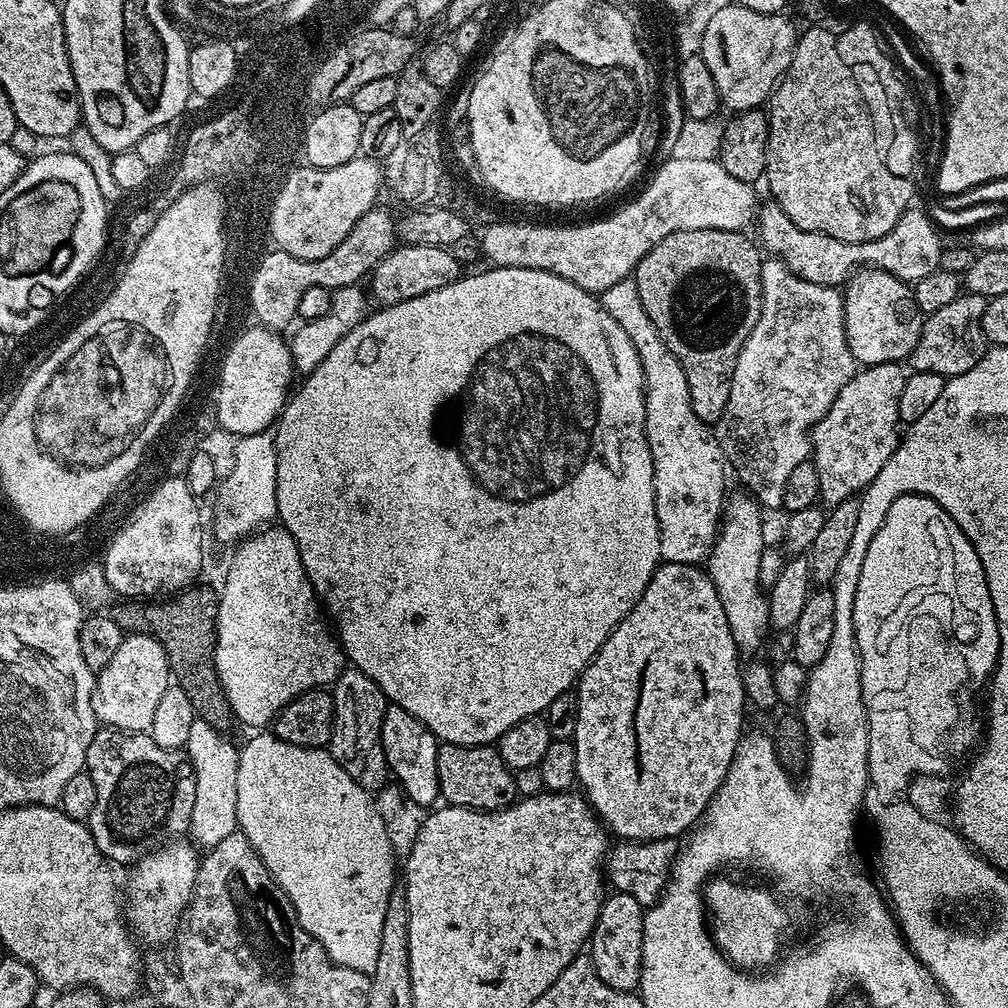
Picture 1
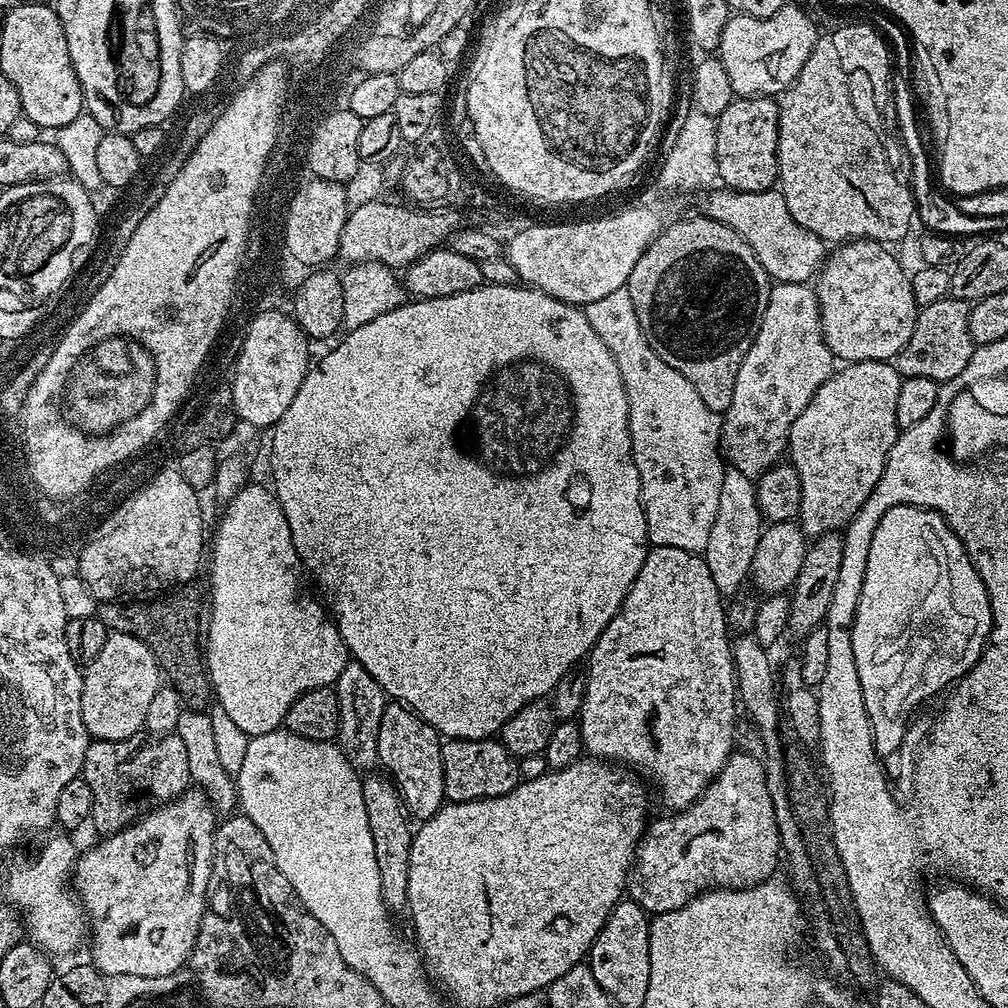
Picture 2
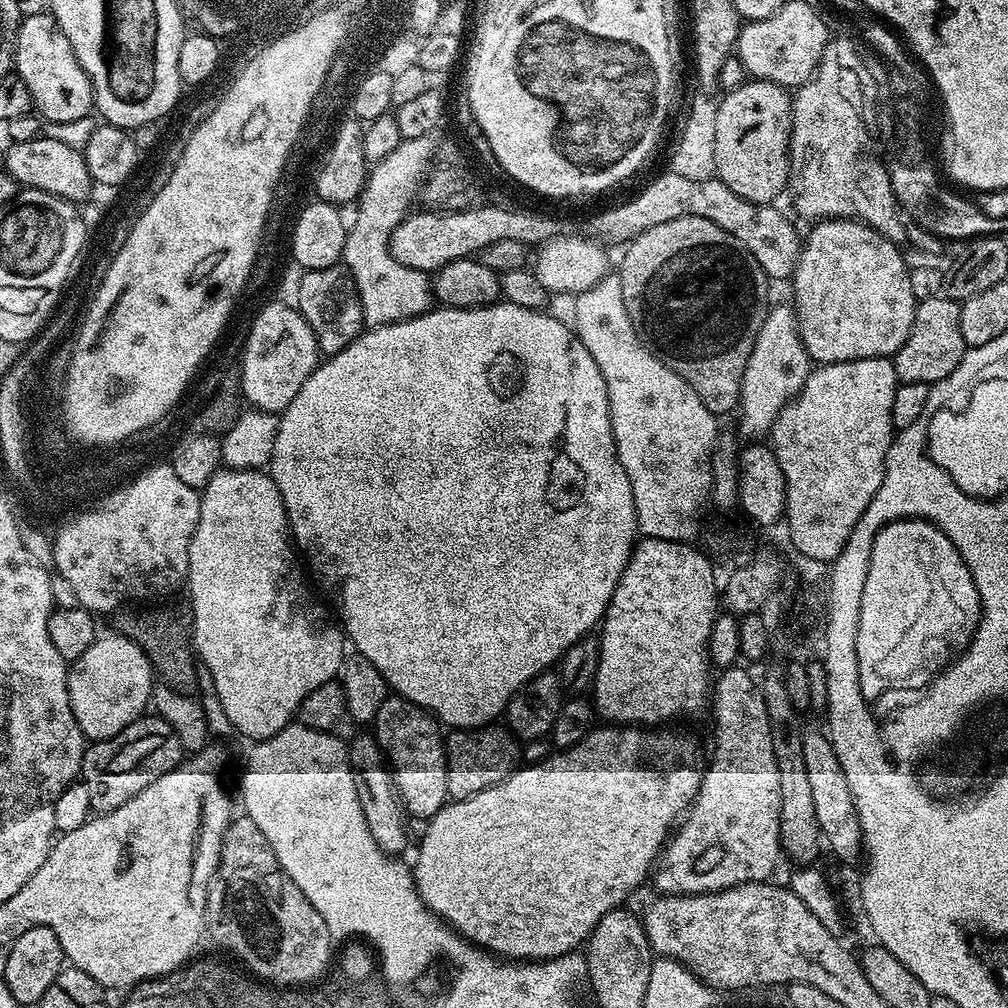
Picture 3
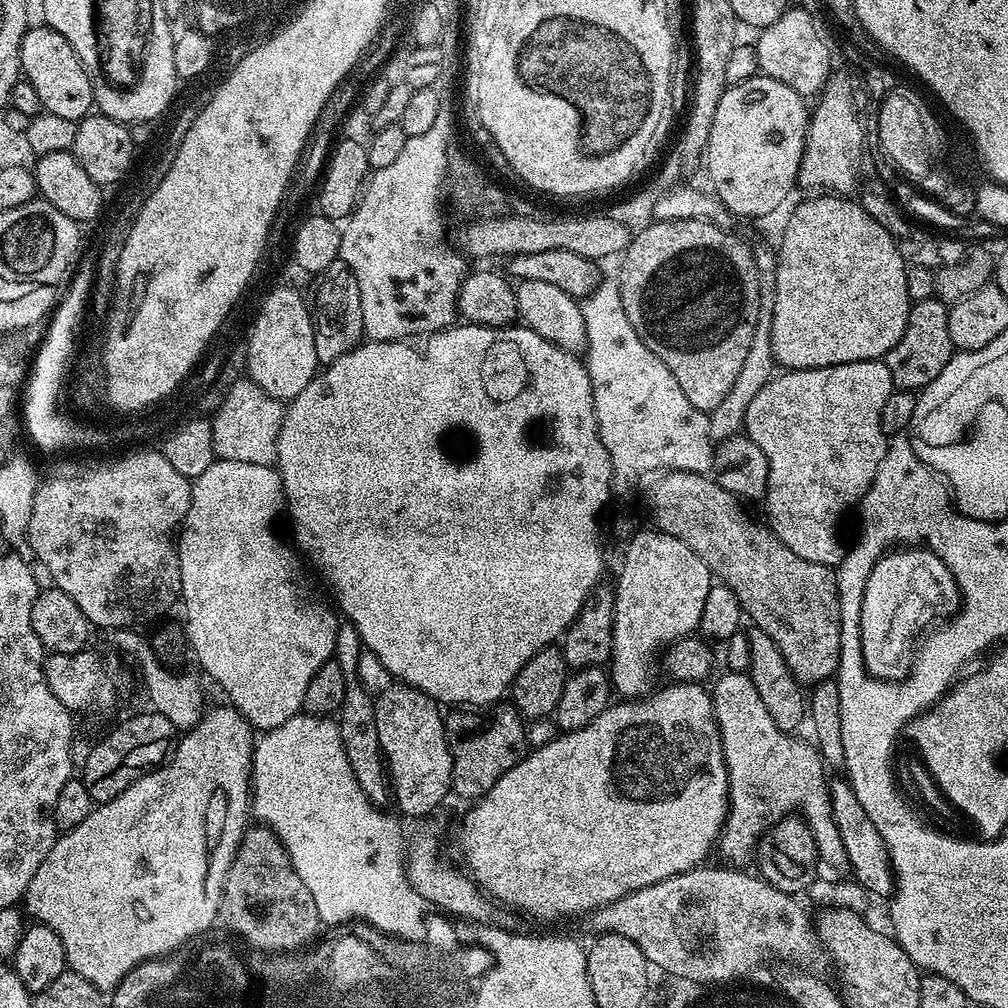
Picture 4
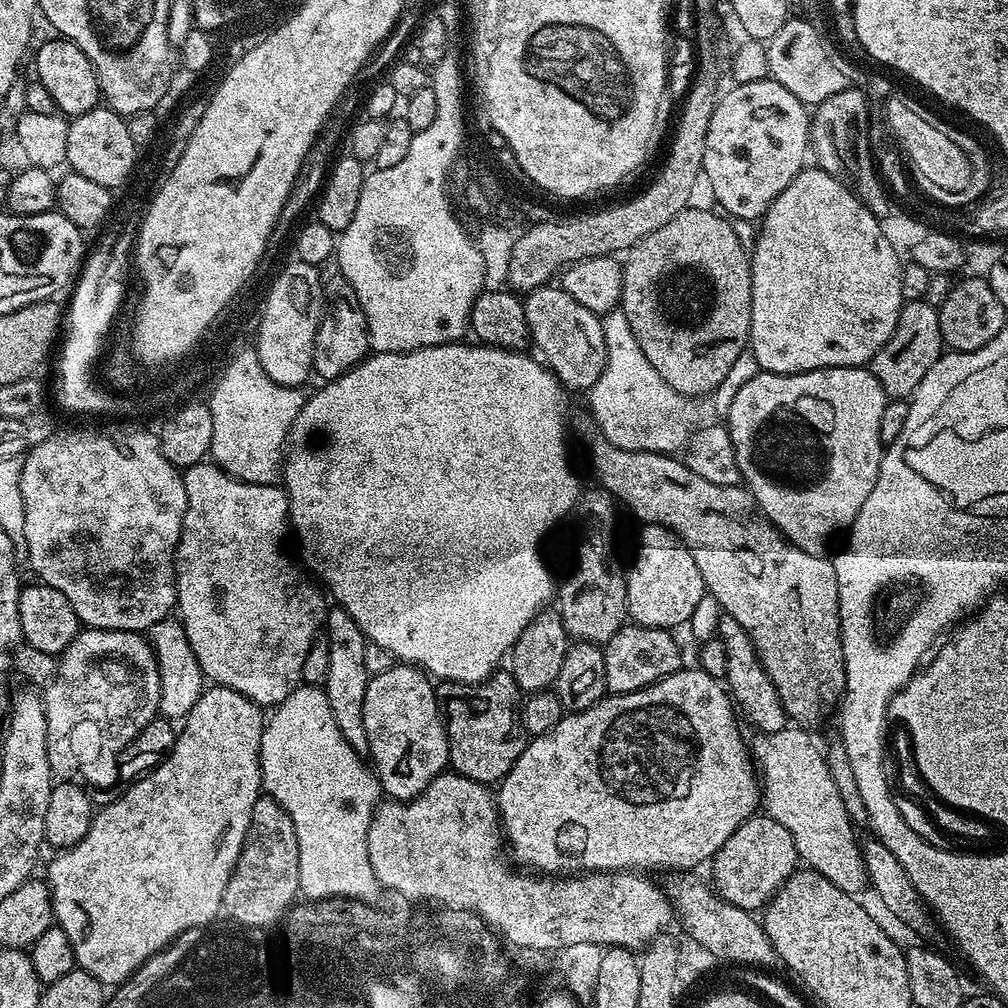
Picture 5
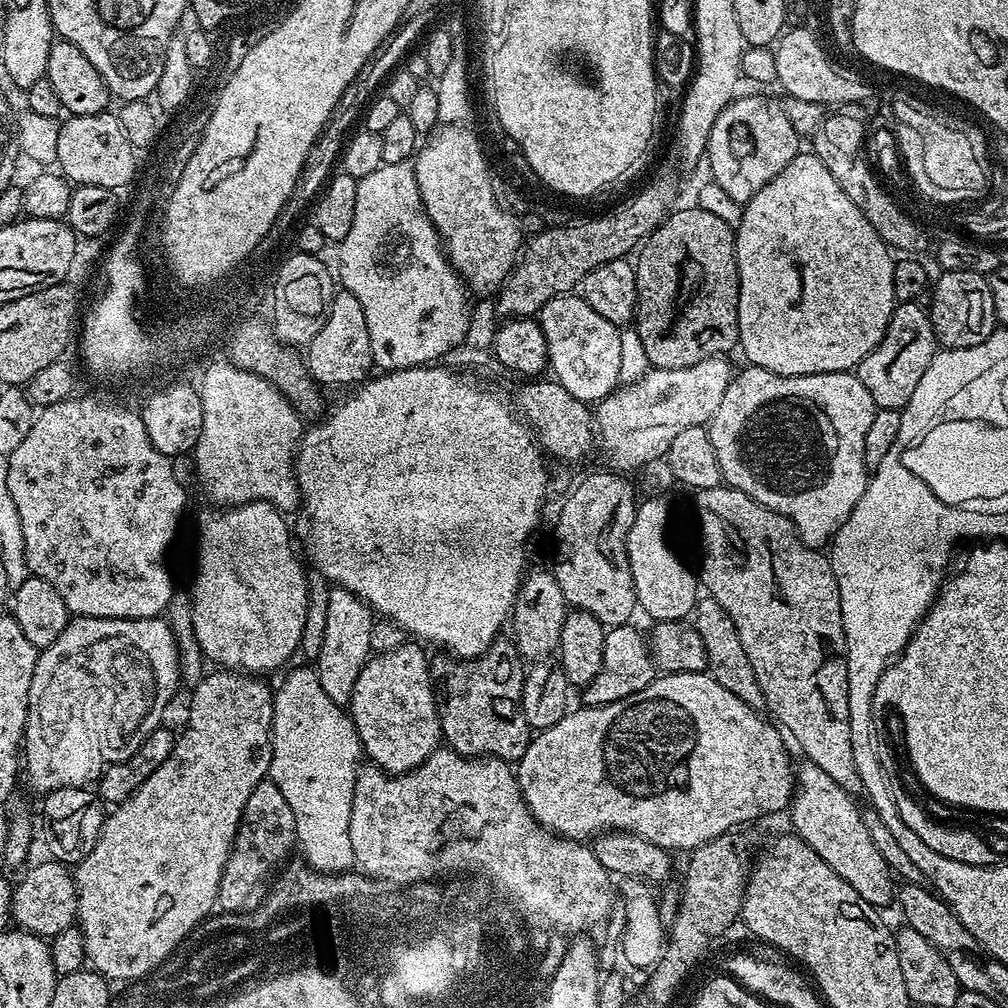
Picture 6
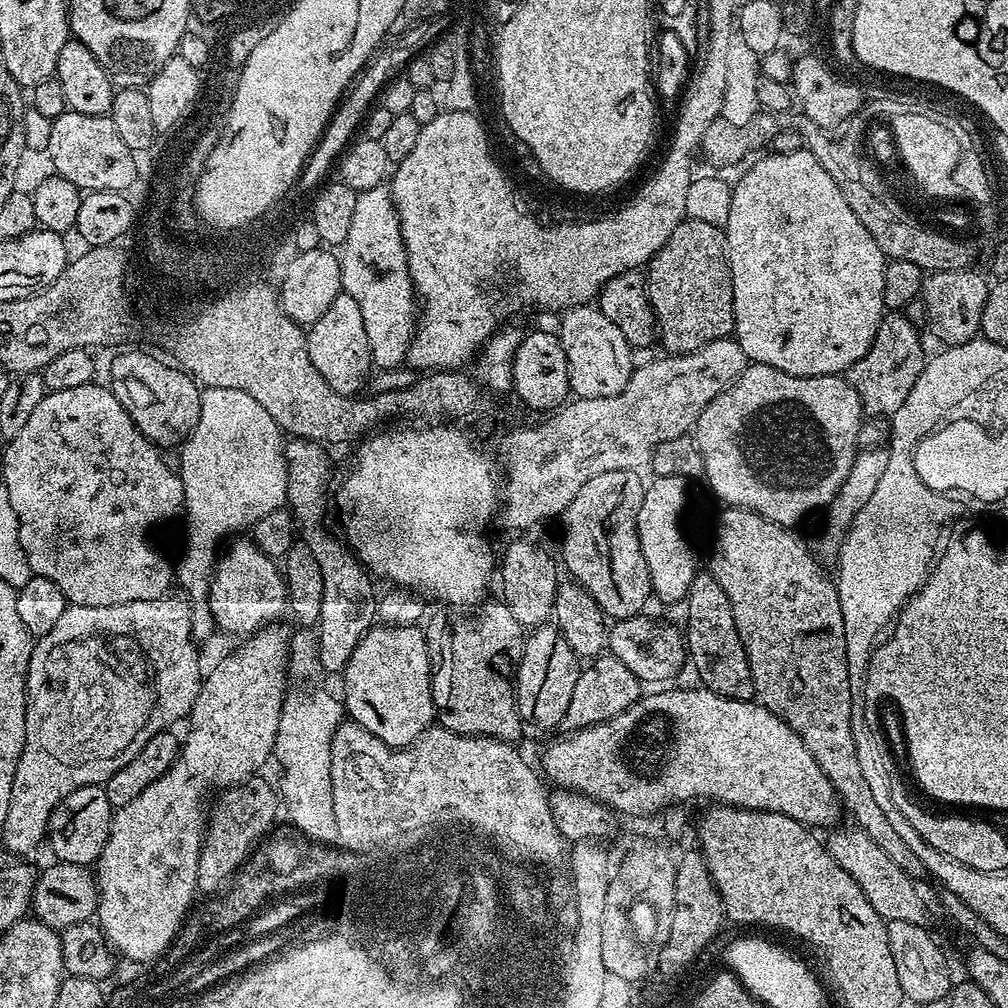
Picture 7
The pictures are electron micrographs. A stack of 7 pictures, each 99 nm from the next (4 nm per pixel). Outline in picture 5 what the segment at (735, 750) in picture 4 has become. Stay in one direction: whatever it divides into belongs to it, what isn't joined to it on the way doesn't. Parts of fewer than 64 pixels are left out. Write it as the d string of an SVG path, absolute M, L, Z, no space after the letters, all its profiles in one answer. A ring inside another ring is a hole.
M792 726L782 732L761 732L750 740L752 759L758 769L758 775L762 781L762 808L770 818L782 822L786 830L794 838L794 846L798 850L801 861L808 860L807 867L813 872L822 874L838 890L860 894L863 888L869 887L868 875L864 859L860 853L861 841L856 841L857 829L852 820L847 816L846 807L842 804L841 795L831 778L827 768L825 753L822 748L812 741L811 731L800 726Z

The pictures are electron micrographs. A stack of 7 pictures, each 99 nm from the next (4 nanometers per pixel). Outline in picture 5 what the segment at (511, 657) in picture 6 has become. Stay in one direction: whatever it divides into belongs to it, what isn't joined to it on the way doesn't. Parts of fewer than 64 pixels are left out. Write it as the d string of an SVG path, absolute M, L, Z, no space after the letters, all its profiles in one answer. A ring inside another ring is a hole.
M497 670L481 684L441 683L436 688L436 699L442 709L444 729L448 735L448 763L451 771L489 786L503 780L505 774L514 766L514 762L518 762L530 739L520 713L522 693L518 682L514 682L511 671Z

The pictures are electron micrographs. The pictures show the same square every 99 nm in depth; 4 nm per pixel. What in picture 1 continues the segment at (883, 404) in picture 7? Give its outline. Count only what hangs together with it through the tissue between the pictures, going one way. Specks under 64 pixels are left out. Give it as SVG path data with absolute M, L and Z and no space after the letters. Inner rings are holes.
M965 291L954 302L942 306L942 310L927 313L918 342L910 357L912 372L938 374L942 377L963 376L980 361L986 341L982 334L980 319L988 300L983 296ZM981 347L981 348L980 348Z

